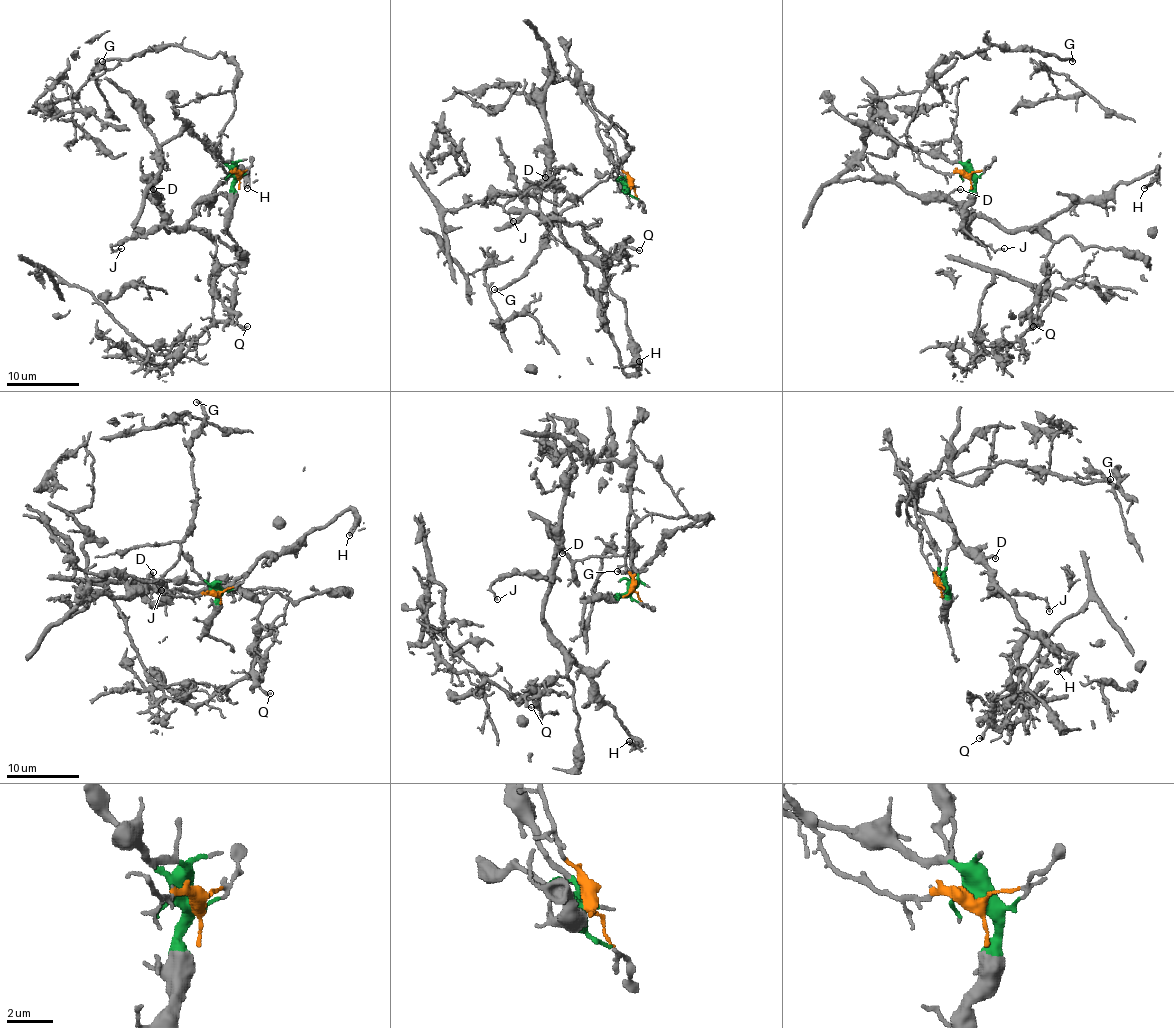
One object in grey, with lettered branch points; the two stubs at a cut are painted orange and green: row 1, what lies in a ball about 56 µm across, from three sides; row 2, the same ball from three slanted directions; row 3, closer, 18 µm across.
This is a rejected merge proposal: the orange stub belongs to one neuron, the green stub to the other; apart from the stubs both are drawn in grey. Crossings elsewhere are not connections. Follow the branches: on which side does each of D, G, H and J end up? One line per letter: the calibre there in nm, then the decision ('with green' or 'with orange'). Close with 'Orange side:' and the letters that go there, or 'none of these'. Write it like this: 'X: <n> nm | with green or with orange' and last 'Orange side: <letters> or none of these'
D: 190 nm | with green
G: 240 nm | with orange
H: 200 nm | with green
J: 130 nm | with green
Orange side: G

